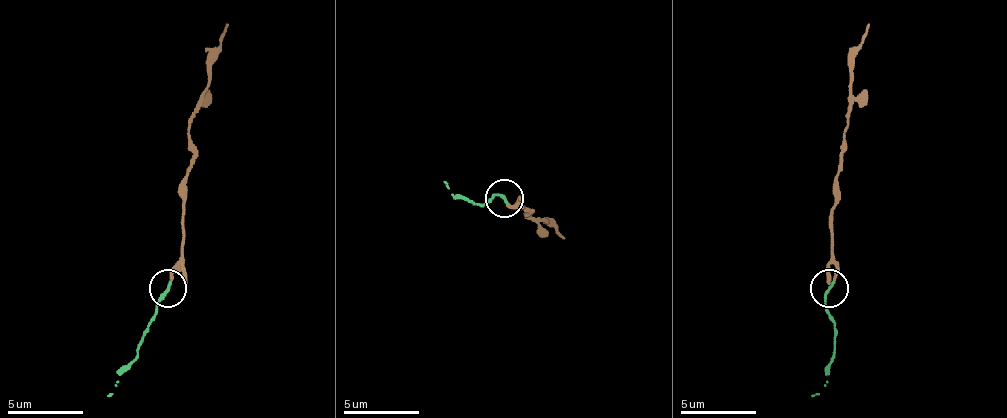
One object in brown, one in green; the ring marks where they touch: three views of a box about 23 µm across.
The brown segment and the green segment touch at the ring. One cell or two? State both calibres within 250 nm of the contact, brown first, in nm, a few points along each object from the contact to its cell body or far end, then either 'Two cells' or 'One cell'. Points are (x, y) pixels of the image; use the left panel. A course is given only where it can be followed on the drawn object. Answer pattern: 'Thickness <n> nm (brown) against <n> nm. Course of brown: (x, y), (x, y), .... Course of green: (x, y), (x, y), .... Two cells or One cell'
Thickness 80 nm (brown) against 240 nm. Course of brown: (167, 291), (182, 253), (185, 174), (193, 155), (189, 117), (208, 83), (208, 57), (227, 23). Course of green: (167, 287), (136, 355), (106, 396). One cell

